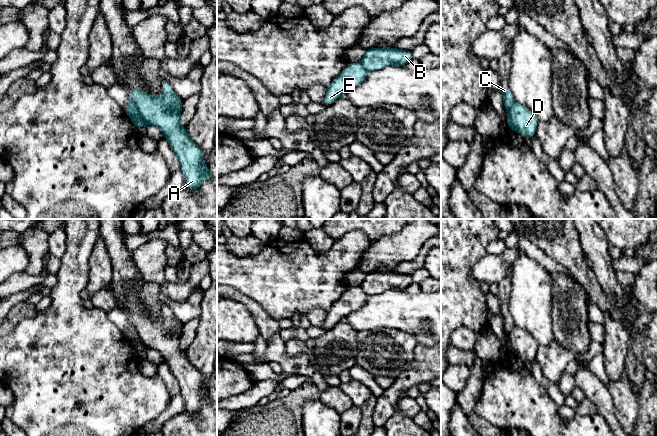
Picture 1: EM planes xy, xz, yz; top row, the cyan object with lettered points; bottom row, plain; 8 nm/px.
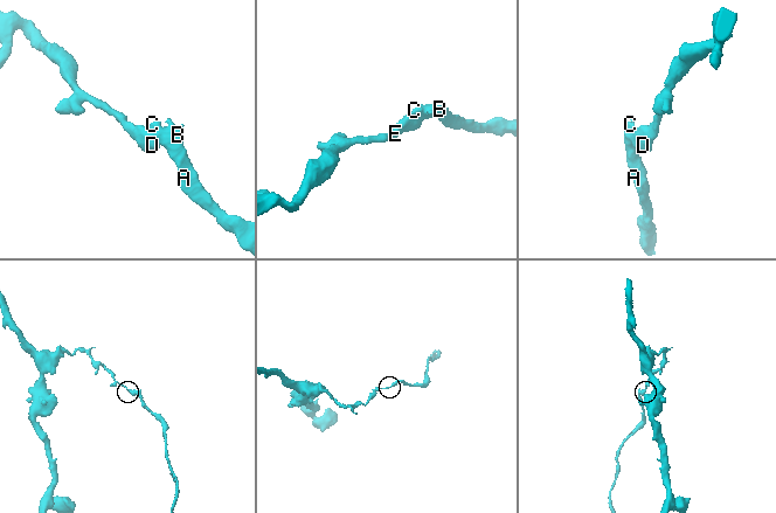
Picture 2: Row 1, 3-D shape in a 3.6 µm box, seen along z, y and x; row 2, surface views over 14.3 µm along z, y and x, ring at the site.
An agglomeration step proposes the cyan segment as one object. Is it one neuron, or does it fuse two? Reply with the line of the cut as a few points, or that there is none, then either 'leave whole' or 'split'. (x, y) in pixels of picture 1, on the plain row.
cut in xy along (130, 321), (146, 347); split

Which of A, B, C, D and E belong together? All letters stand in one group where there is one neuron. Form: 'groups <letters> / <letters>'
groups A B C / D E

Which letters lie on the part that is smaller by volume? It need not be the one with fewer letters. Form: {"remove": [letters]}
{"remove": ["A", "B", "C"]}

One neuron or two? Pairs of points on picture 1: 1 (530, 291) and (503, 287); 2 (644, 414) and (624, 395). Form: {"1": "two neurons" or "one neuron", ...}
{"1": "two neurons", "2": "two neurons"}

